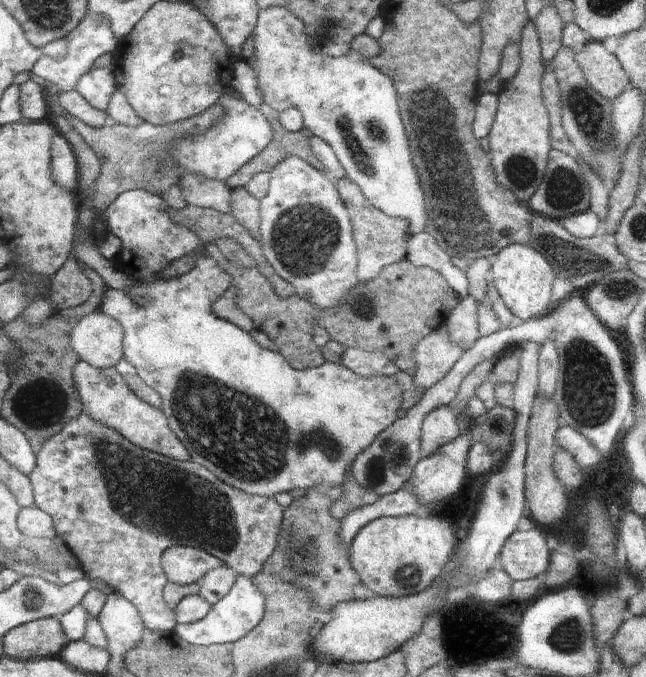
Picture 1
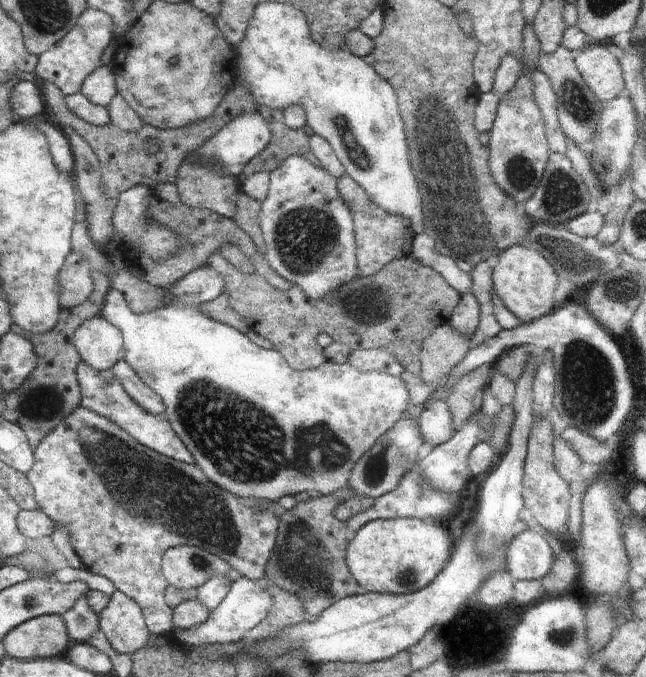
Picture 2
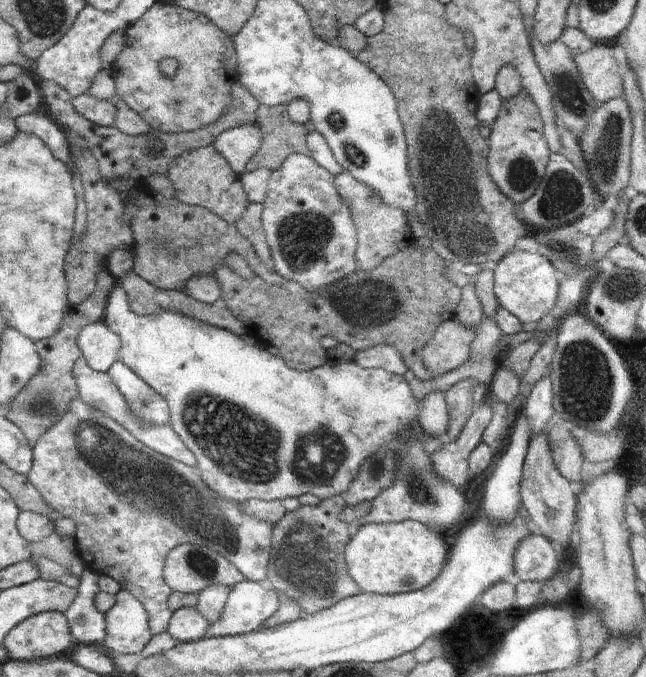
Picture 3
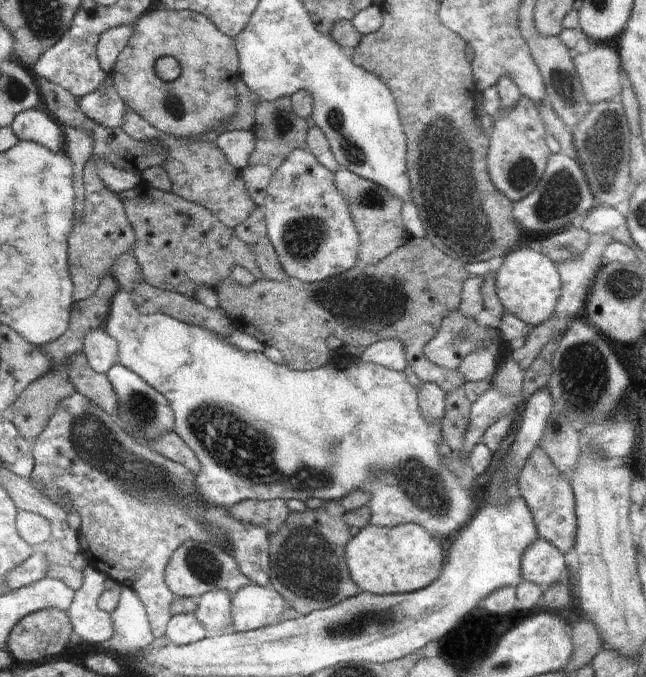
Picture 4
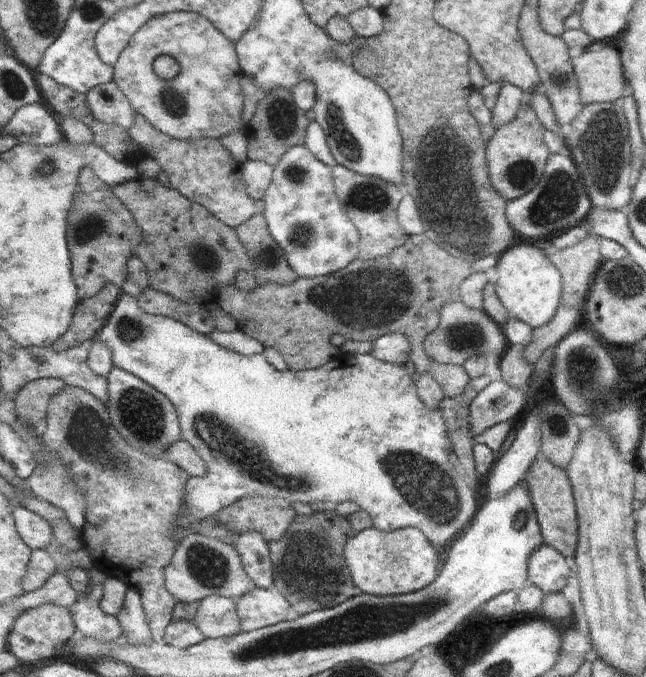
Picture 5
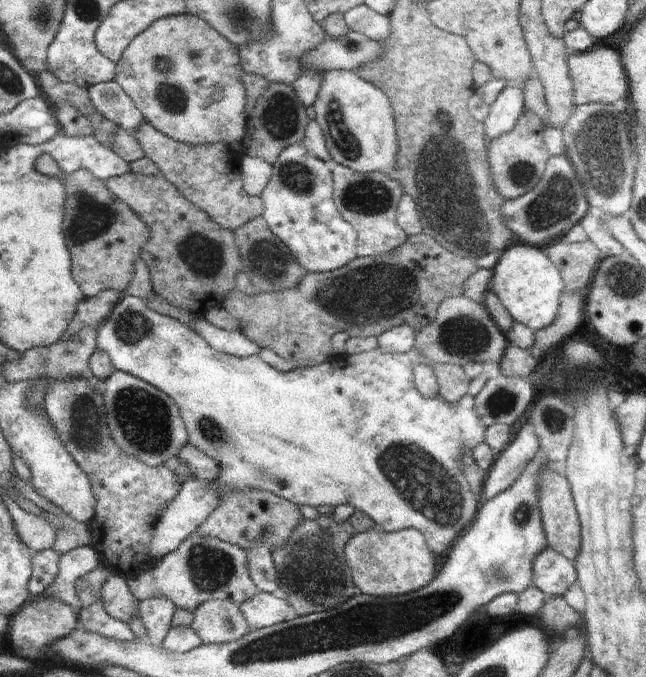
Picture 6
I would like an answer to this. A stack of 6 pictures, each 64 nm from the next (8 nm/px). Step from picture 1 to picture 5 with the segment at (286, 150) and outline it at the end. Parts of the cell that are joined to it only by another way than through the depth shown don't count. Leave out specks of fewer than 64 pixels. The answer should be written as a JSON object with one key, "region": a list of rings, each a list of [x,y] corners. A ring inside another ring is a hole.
{"region":[[[276,88],[276,90],[268,92],[256,104],[254,116],[250,118],[250,122],[243,130],[244,136],[247,136],[247,160],[260,160],[269,166],[276,166],[288,148],[303,147],[308,124],[306,114],[296,106],[290,90]]]}

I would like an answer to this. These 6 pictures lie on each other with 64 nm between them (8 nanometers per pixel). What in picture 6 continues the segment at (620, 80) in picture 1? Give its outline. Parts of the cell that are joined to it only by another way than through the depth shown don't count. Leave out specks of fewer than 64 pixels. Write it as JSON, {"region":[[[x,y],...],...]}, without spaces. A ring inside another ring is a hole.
{"region":[[[610,47],[590,49],[584,53],[577,53],[567,59],[572,90],[574,90],[574,104],[603,103],[614,105],[620,98],[629,95],[628,76],[622,65],[621,55]]]}

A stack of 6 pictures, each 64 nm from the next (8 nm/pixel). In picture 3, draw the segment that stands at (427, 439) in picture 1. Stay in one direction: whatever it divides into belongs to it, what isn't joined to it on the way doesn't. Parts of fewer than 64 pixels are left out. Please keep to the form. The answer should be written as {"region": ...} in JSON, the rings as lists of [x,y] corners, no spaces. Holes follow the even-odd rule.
{"region":[[[440,391],[424,394],[425,398],[422,404],[422,410],[419,412],[417,424],[420,424],[427,437],[439,438],[441,442],[449,440],[447,426],[449,423],[449,414],[445,401],[445,393]]]}

